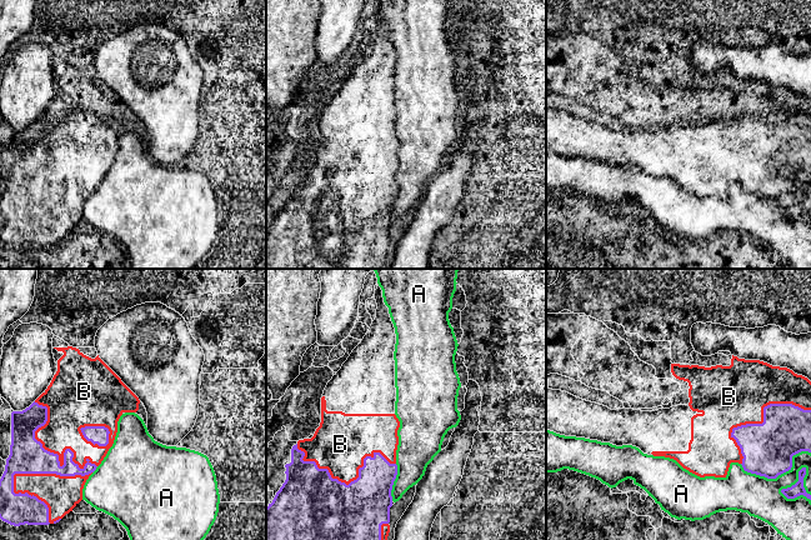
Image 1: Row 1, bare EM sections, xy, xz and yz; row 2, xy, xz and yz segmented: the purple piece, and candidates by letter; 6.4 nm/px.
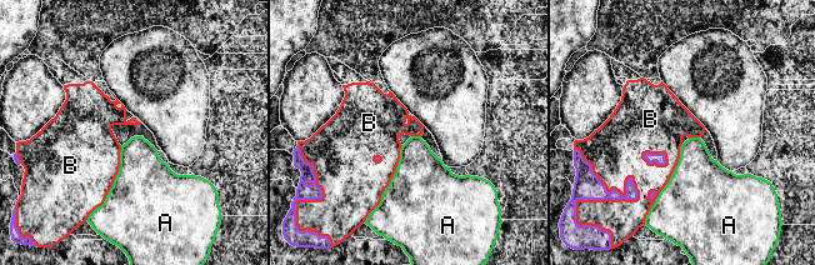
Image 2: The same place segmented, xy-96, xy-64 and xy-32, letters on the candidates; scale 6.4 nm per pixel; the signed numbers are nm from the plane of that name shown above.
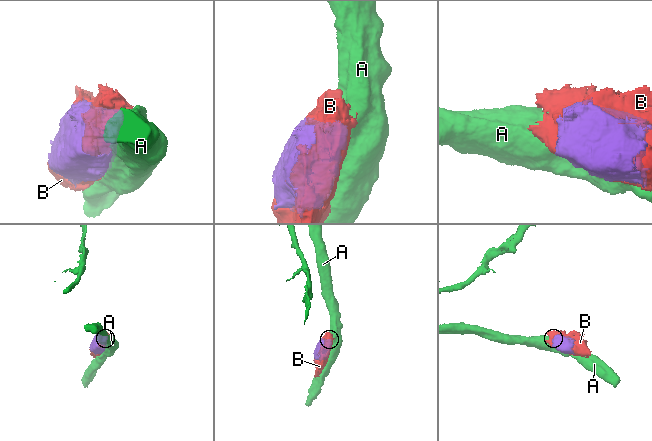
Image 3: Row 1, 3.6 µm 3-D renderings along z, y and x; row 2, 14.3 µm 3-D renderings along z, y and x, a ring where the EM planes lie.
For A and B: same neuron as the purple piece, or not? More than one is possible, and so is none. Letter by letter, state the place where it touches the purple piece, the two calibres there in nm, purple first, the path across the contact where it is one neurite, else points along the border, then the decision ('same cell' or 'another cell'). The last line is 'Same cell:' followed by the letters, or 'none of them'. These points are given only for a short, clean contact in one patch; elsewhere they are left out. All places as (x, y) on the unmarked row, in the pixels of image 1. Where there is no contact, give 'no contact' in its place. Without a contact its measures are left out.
A: meets purple in yz at (792, 205); 80 nm thick on the purple side, 260 nm on the other; another cell
B: meets purple in xy at (56, 174); 220 nm thick on the purple side, 240 nm on the other; same cell
Same cell: B

